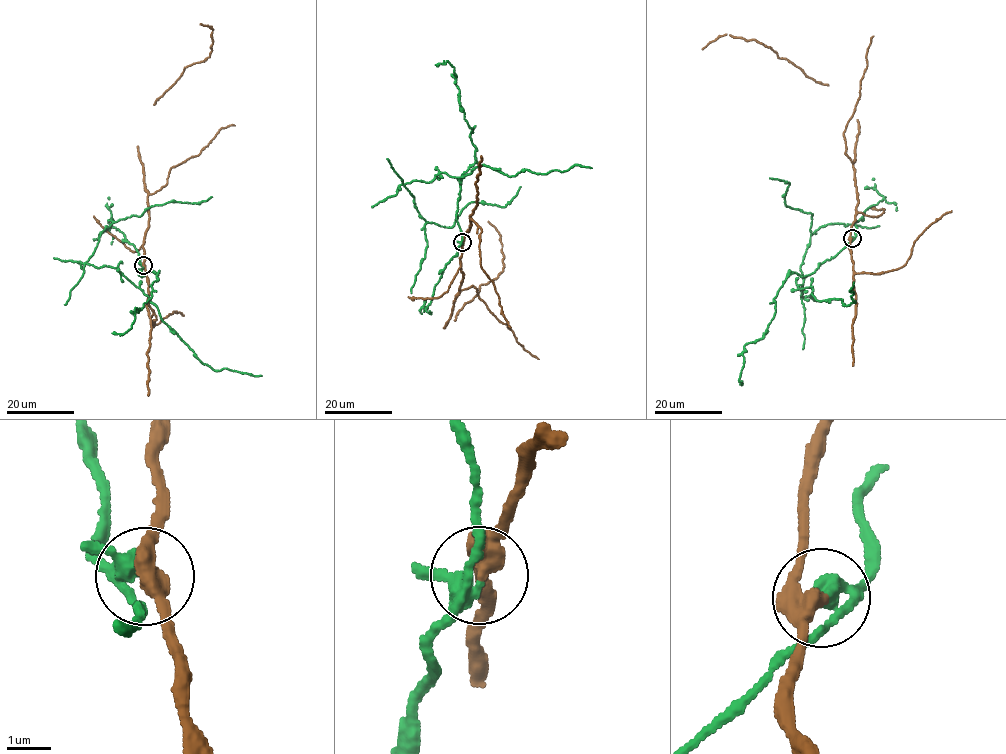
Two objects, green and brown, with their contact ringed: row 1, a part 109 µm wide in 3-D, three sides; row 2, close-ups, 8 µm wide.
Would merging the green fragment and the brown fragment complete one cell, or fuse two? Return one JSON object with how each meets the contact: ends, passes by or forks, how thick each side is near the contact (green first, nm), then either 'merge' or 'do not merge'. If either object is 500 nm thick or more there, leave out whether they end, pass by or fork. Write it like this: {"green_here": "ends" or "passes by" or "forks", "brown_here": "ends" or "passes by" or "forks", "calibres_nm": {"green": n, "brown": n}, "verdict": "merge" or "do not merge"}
{"green_here": "forks", "brown_here": "passes by", "calibres_nm": {"green": 260, "brown": 400}, "verdict": "do not merge"}

